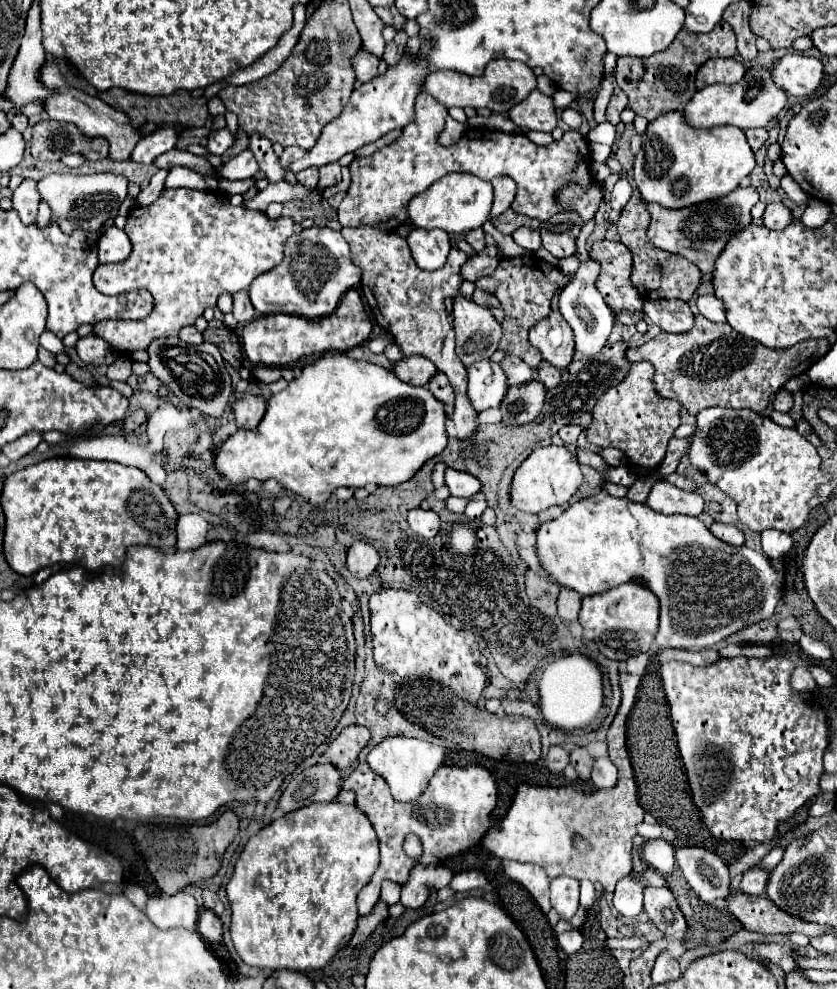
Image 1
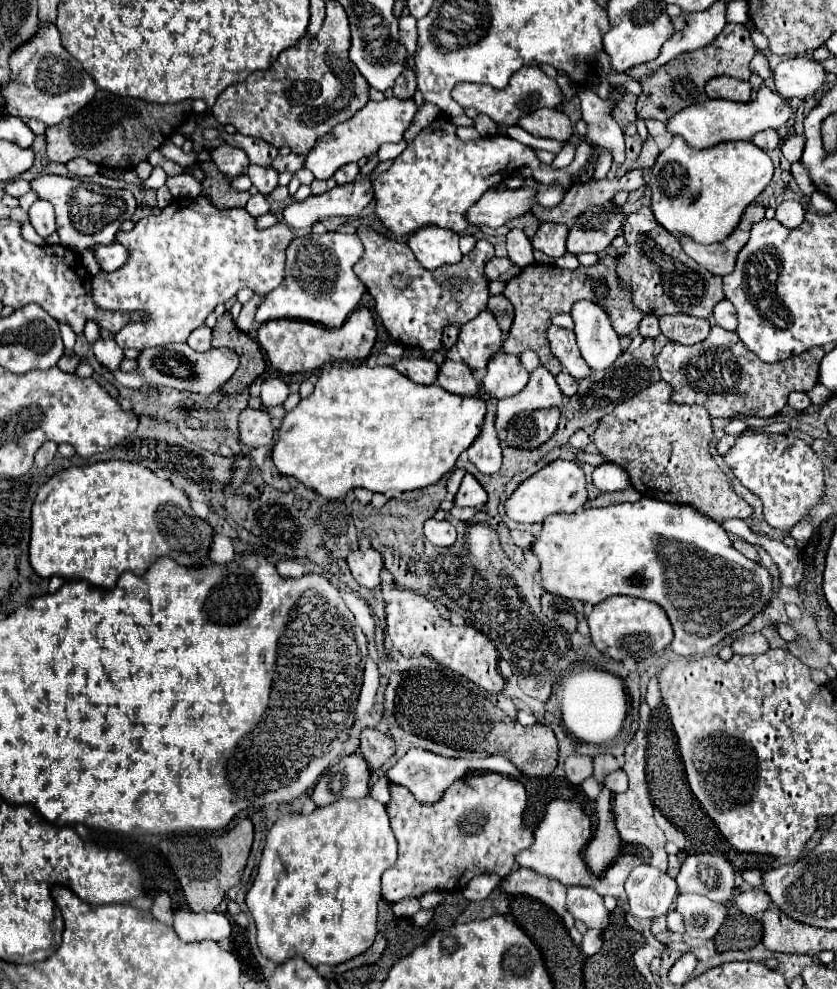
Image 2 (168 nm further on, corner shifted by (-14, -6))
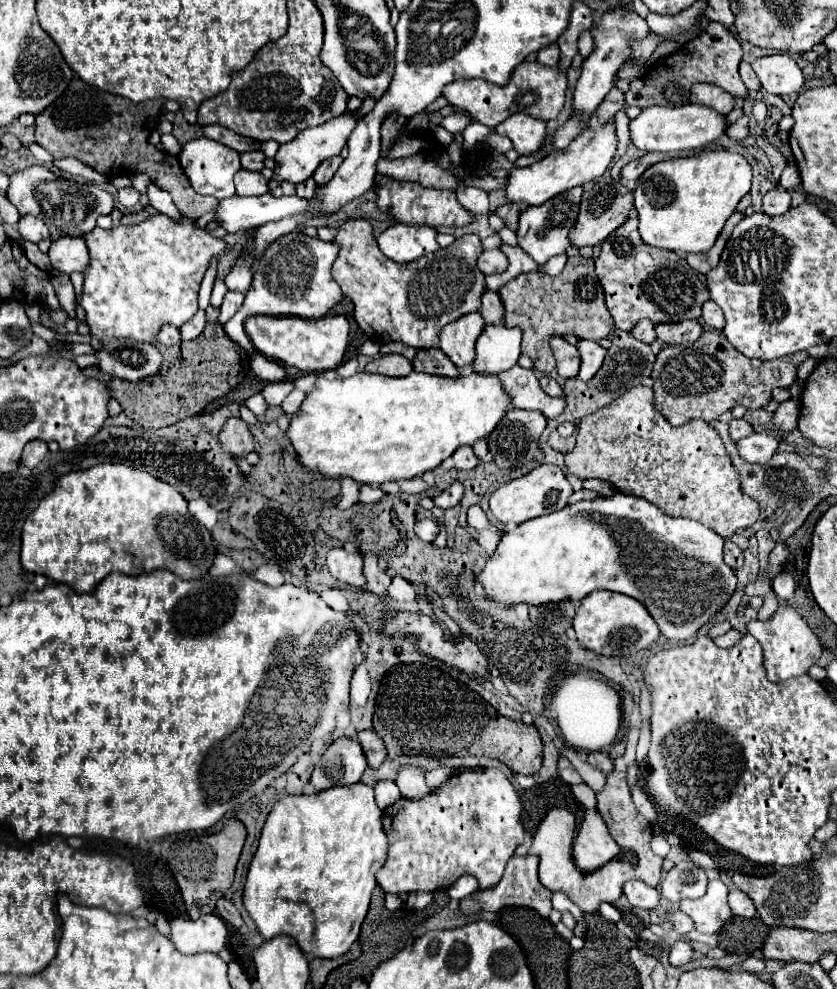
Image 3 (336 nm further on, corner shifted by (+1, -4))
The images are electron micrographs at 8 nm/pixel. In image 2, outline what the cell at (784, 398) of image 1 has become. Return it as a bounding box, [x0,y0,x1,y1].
[789,393,811,411]

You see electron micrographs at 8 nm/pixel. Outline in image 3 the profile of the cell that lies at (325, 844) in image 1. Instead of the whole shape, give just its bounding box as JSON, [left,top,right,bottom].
[244,783,388,957]

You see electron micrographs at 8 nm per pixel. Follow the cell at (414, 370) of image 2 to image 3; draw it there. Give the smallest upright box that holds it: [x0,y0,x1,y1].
[366,355,412,377]

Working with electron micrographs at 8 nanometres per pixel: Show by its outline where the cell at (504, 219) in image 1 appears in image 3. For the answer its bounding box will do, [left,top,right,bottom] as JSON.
[496,203,520,231]

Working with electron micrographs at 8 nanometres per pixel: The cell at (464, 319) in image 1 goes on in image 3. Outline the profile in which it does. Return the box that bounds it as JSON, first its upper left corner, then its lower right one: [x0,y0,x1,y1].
[440,313,484,367]

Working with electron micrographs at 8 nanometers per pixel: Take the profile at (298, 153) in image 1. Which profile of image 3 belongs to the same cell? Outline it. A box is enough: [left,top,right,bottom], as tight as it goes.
[240,151,264,171]

